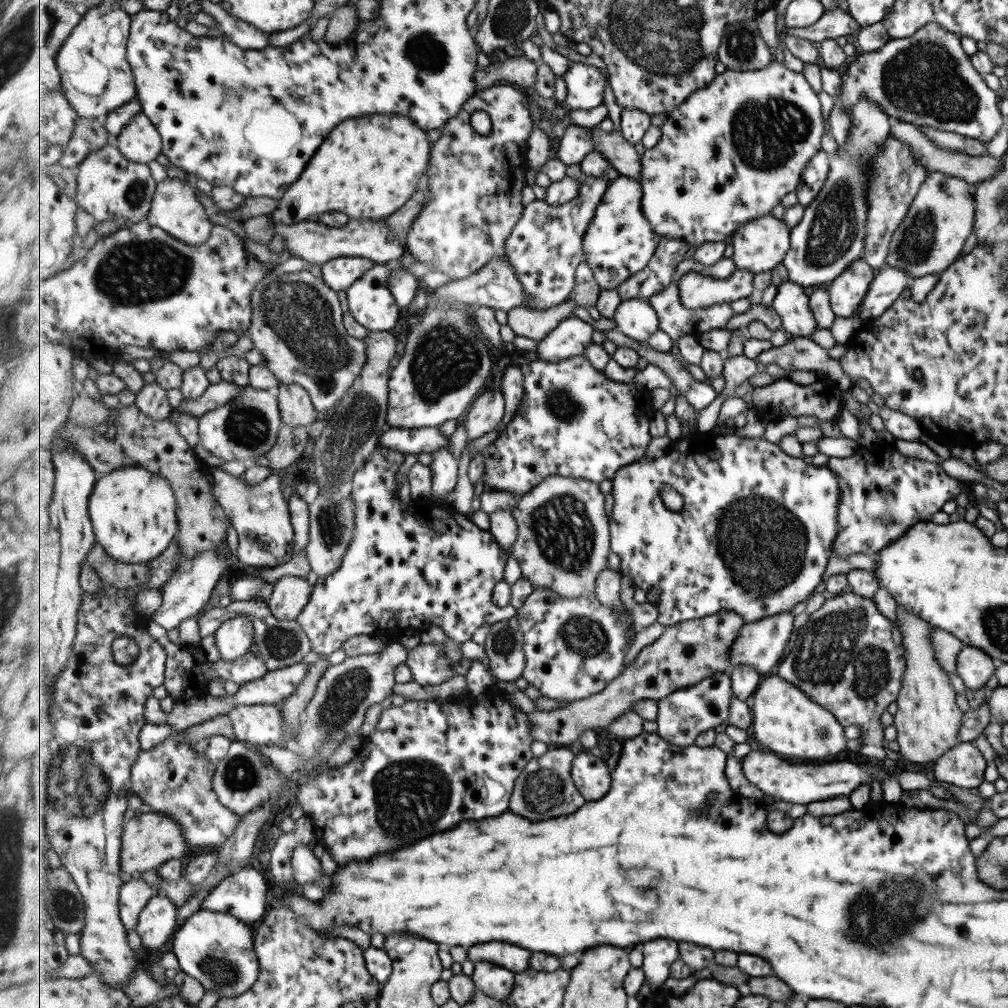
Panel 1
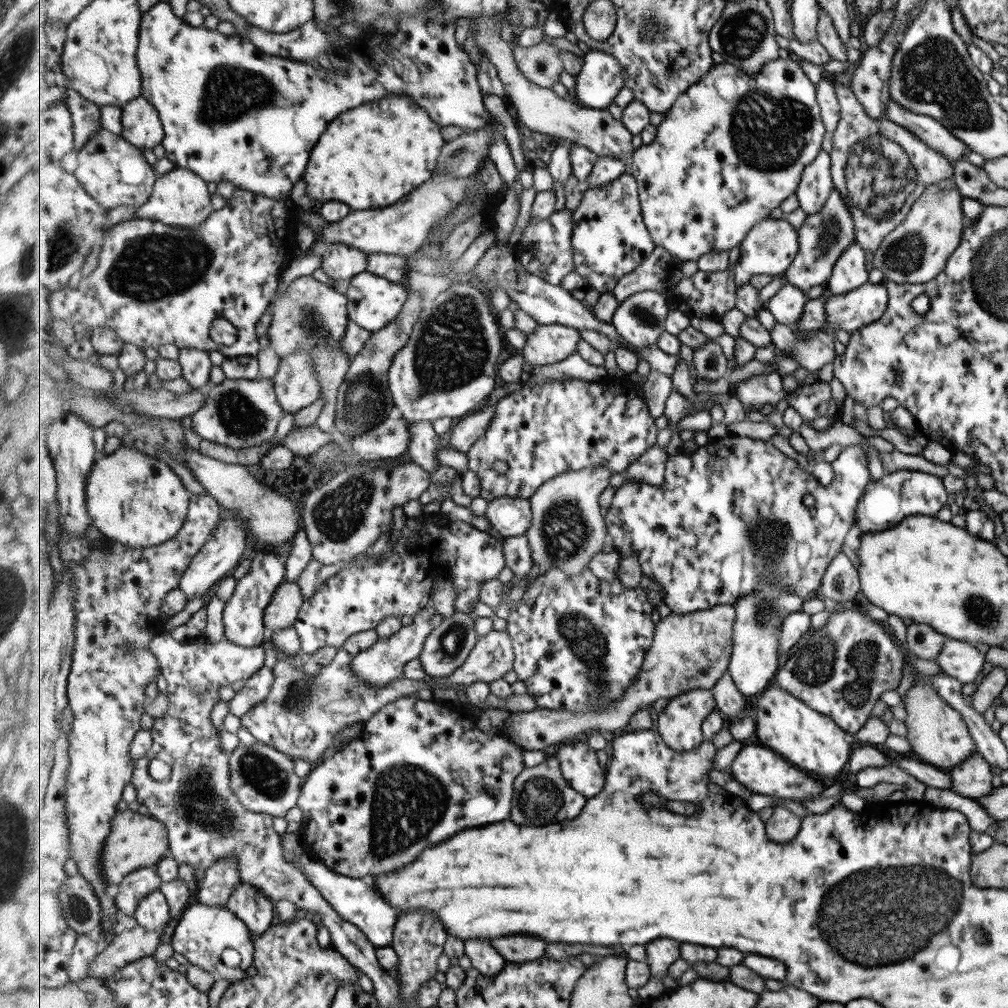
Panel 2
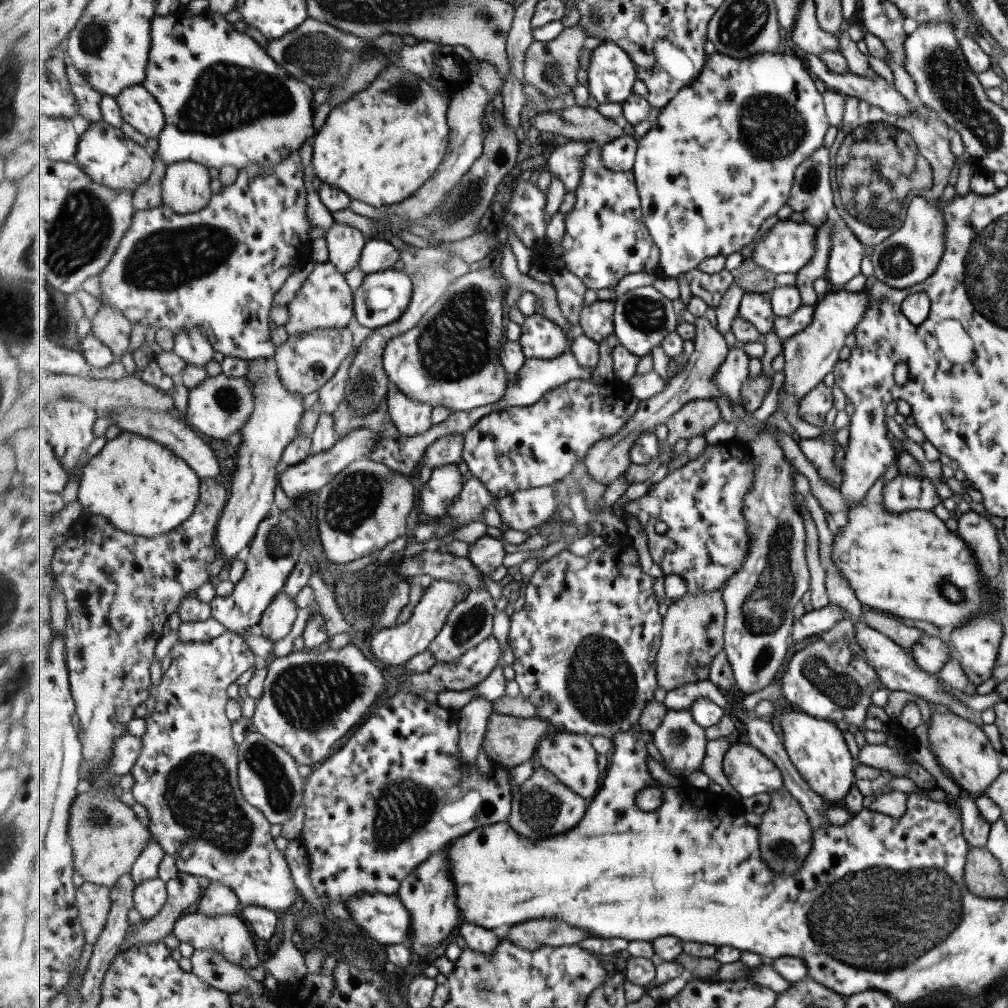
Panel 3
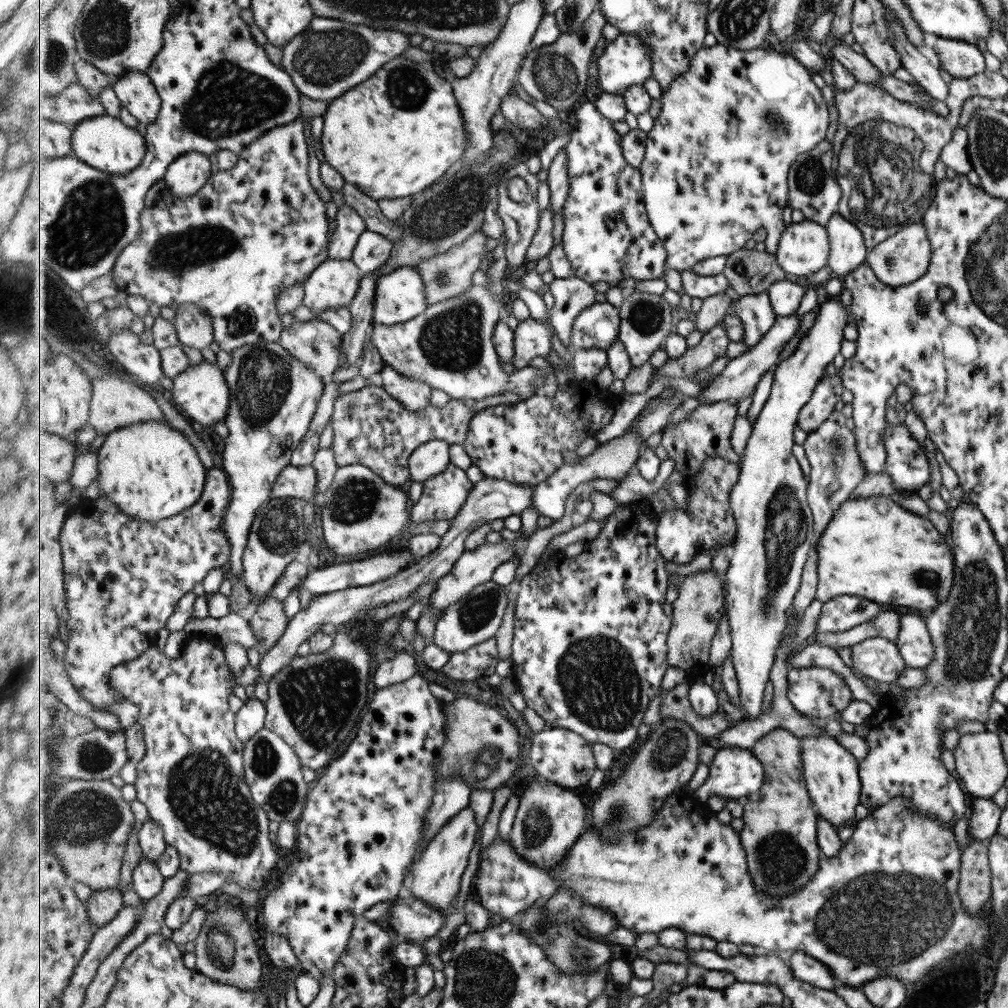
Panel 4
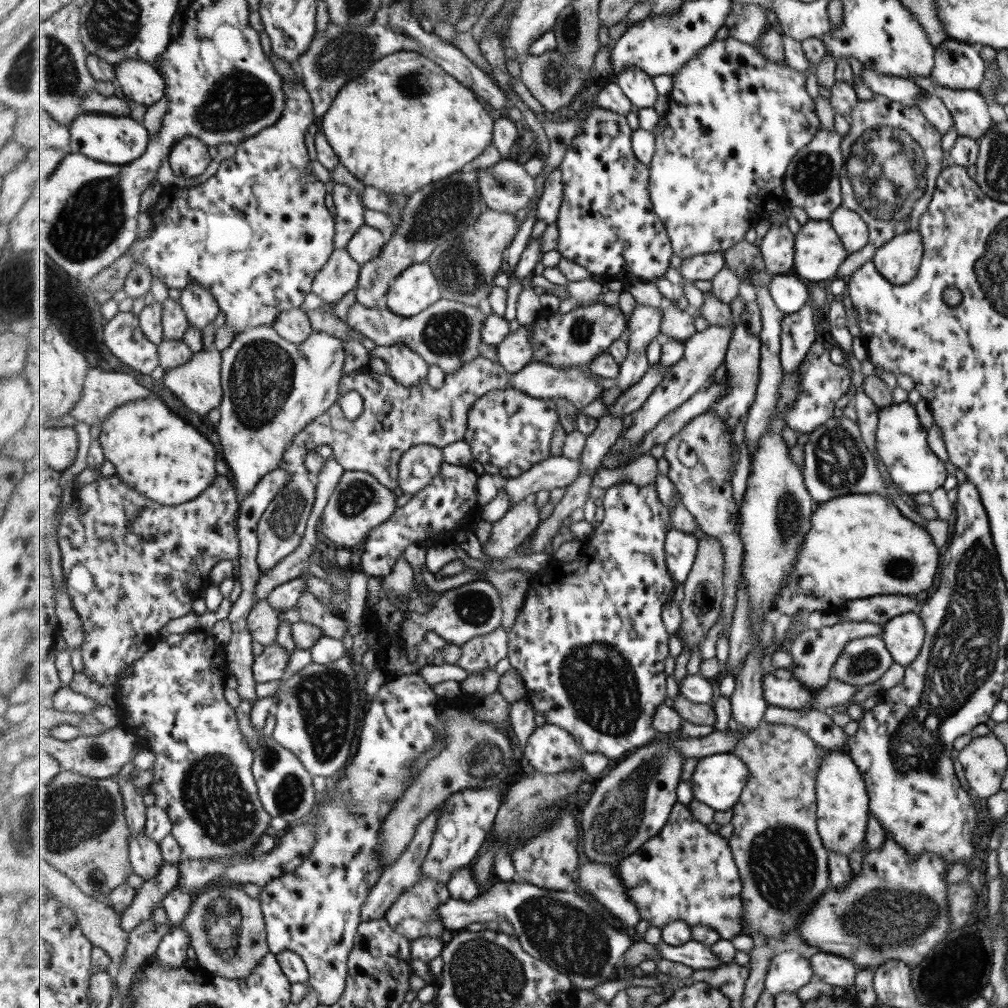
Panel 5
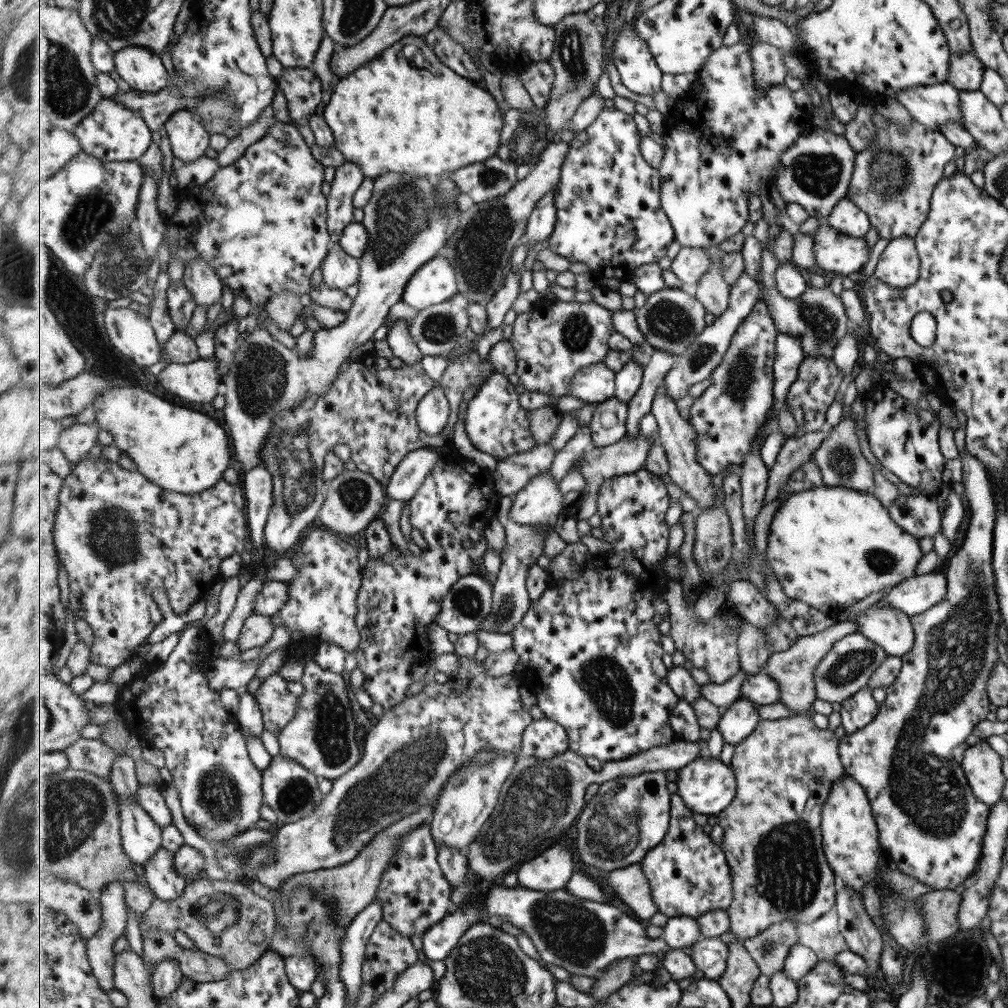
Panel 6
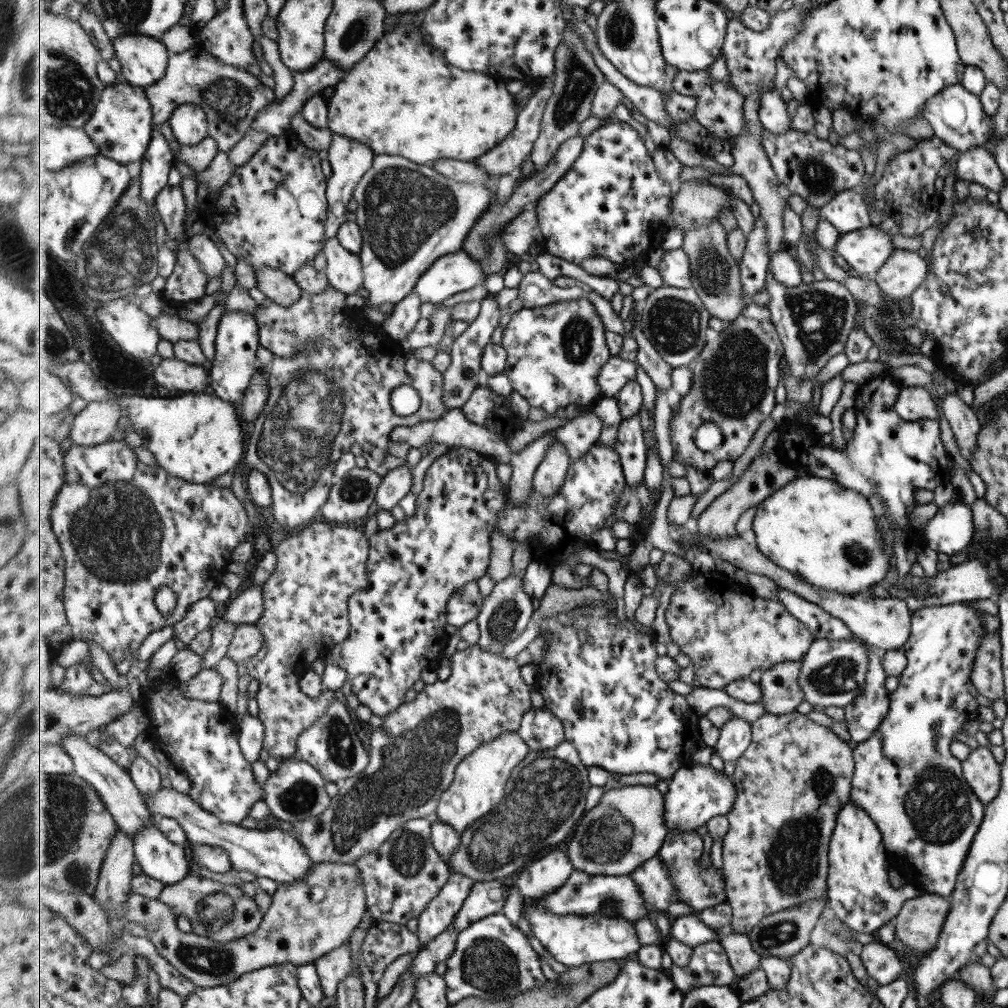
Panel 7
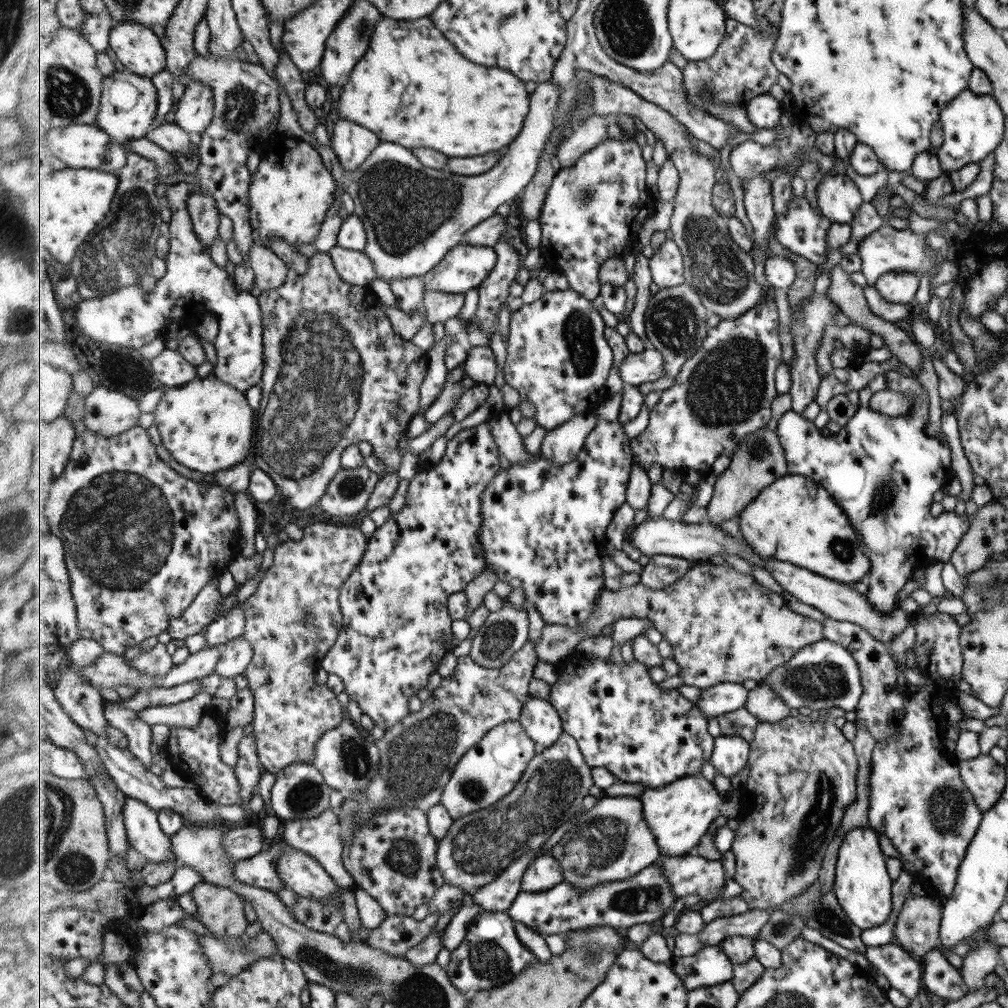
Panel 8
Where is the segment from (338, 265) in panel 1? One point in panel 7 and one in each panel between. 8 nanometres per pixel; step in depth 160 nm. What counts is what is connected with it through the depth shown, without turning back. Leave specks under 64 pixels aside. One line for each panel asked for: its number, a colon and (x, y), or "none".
2: (339, 261)
3: (345, 244)
4: (350, 225)
5: (350, 210)
6: (348, 179)
7: (351, 160)

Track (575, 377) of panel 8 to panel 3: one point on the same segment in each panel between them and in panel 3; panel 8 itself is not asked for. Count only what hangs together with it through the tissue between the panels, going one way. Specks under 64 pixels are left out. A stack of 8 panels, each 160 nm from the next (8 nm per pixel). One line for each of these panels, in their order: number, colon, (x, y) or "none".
3: (597, 320)
4: (598, 327)
5: (579, 337)
6: (579, 332)
7: (555, 353)

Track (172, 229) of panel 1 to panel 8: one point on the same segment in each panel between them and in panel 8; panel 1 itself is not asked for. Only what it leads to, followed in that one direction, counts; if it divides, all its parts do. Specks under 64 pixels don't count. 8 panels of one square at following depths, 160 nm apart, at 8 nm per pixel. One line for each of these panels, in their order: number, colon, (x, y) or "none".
2: (181, 197)
3: (186, 188)
4: (190, 173)
5: (190, 157)
6: (189, 141)
7: (189, 123)
8: (194, 111)

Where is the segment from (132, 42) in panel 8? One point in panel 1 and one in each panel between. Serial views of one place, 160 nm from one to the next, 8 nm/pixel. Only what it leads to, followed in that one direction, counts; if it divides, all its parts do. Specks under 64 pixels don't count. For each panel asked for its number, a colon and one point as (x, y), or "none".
1: (140, 141)
2: (143, 127)
3: (140, 109)
4: (136, 91)
5: (140, 81)
6: (143, 70)
7: (144, 60)

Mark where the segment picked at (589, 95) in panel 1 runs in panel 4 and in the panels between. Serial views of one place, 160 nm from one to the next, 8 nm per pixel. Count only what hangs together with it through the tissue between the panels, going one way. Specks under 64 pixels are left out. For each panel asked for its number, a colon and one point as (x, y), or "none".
2: (601, 78)
3: (612, 74)
4: (625, 61)

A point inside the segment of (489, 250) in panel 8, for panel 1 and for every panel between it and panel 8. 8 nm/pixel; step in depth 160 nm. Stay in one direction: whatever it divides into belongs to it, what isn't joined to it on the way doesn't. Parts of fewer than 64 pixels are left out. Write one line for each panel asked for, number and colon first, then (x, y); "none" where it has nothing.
1: (370, 300)
2: (374, 302)
3: (383, 297)
4: (400, 295)
5: (417, 289)
6: (435, 282)
7: (457, 272)

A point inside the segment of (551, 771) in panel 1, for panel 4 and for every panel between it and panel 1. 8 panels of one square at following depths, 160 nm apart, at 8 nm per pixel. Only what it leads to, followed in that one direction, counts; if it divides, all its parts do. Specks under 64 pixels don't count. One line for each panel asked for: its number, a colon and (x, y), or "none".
2: (543, 797)
3: (543, 805)
4: (550, 819)

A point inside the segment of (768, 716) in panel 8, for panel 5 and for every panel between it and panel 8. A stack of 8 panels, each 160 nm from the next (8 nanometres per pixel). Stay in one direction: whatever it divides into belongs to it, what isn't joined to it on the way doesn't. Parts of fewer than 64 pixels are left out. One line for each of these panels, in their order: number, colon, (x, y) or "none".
5: (813, 651)
6: (794, 668)
7: (782, 695)

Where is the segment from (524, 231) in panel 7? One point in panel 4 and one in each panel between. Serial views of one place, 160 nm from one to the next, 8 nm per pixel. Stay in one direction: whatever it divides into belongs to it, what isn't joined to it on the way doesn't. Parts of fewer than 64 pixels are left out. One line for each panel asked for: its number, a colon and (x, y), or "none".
4: (558, 178)
5: (549, 205)
6: (542, 222)

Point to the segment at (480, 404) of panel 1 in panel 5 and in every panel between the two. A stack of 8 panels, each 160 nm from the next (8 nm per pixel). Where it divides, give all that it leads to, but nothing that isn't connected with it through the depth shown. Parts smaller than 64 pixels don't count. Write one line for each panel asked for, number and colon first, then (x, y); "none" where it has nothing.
2: (467, 431)
3: (448, 450)
4: (432, 458)
5: (420, 465)

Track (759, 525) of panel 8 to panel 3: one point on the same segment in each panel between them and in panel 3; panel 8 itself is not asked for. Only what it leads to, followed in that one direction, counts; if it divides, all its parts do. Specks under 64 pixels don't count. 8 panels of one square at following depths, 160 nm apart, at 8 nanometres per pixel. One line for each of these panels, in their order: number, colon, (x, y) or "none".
3: (907, 564)
4: (871, 548)
5: (859, 545)
6: (829, 546)
7: (826, 534)

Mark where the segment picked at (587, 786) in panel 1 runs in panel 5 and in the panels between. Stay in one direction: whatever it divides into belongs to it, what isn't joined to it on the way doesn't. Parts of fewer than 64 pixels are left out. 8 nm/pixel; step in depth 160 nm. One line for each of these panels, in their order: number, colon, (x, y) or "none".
2: (579, 763)
3: (572, 757)
4: (562, 756)
5: (551, 749)

